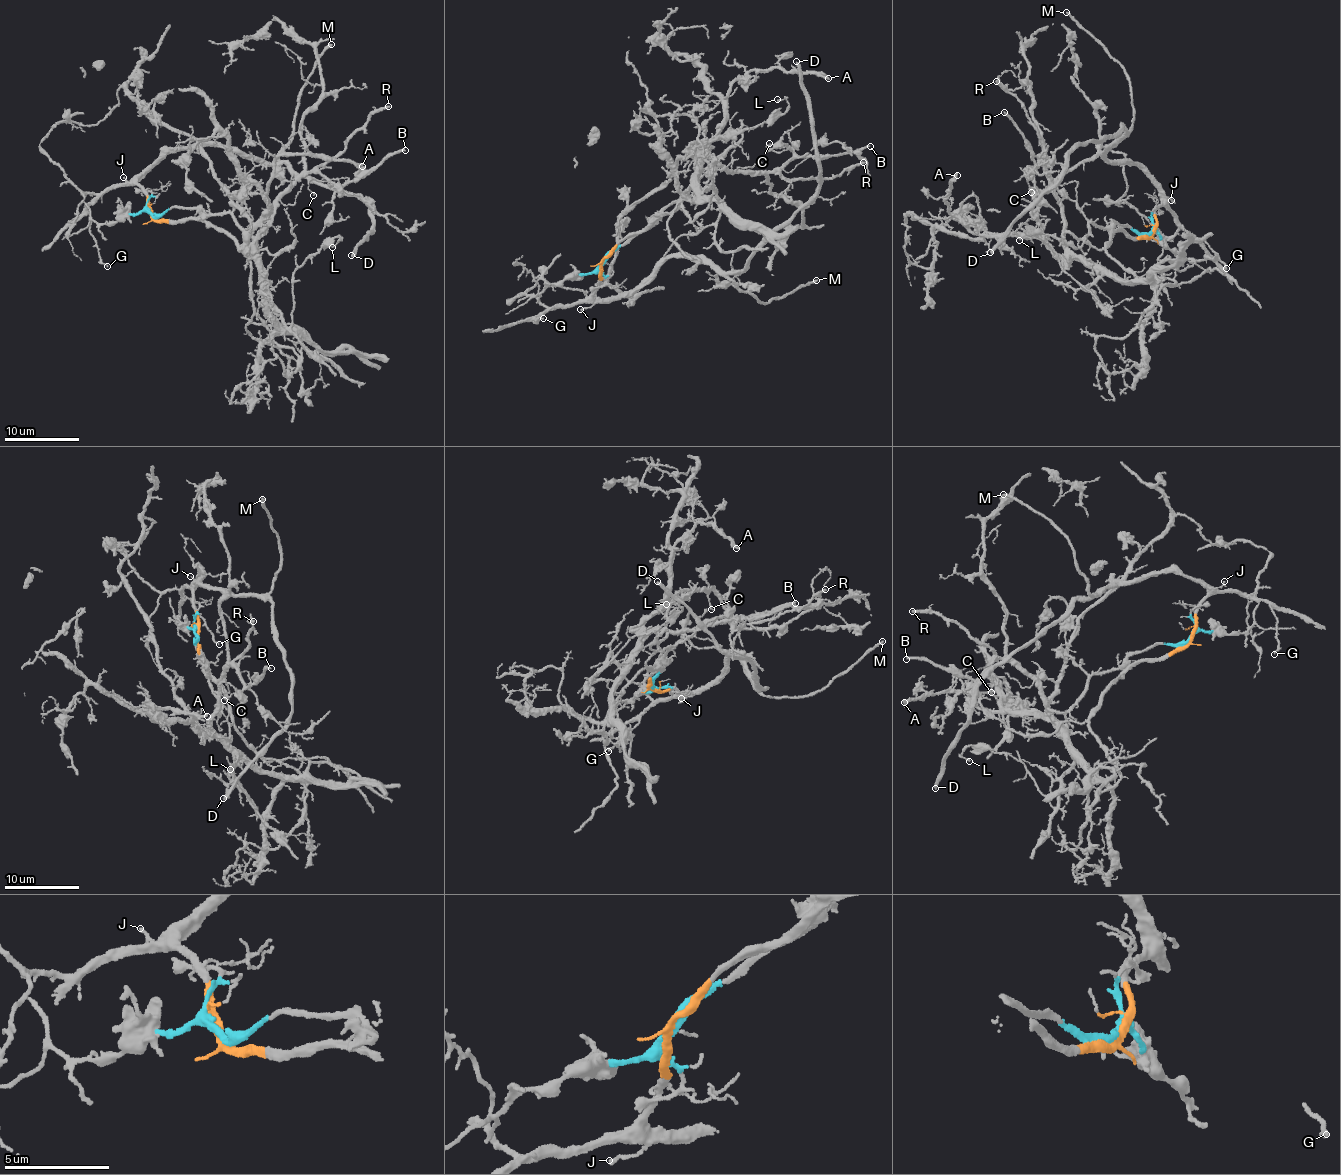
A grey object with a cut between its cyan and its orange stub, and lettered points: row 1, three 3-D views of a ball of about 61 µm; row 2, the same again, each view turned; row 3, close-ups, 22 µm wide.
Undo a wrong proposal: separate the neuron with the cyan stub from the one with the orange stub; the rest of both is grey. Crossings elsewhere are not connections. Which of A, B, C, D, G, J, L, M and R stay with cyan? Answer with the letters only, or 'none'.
A, B, C, L, R

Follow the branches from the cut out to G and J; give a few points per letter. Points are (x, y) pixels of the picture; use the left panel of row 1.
G: (152, 215), (149, 199), (140, 186), (129, 184), (103, 189), (87, 210), (101, 260), (107, 266)
J: (152, 215), (144, 186), (123, 176)

